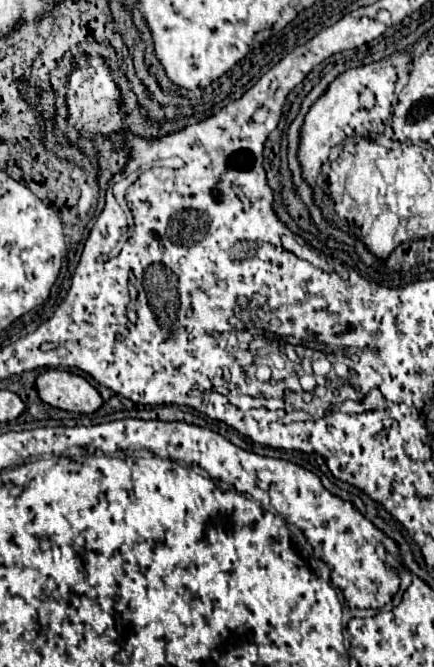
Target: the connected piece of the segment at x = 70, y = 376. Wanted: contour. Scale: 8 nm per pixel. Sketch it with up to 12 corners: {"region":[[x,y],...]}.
{"region":[[47,370],[39,398],[55,408],[91,414],[101,394],[79,374]]}

